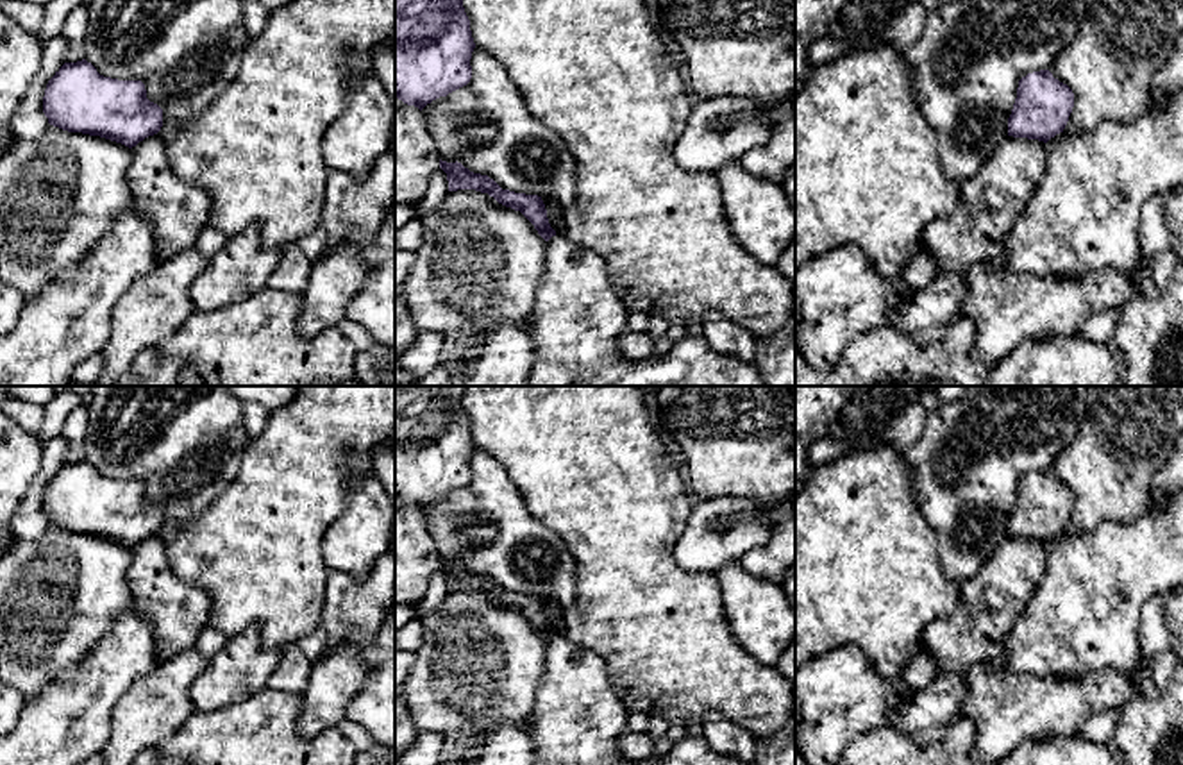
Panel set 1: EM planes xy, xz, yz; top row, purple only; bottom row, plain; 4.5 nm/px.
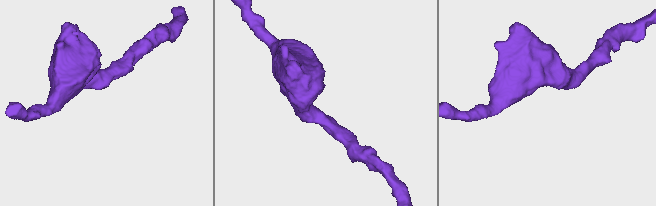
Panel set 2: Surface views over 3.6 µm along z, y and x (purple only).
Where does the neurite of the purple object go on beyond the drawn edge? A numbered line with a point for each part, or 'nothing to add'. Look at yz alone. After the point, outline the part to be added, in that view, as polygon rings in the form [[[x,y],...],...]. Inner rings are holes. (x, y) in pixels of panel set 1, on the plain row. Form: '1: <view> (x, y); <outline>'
nothing to add

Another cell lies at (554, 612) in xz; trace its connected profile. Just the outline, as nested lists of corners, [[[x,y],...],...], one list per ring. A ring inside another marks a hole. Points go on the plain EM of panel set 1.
[[[541,595],[541,601],[545,604],[547,618],[549,618],[550,627],[556,631],[556,635],[563,635],[563,629],[565,629],[563,615],[565,615],[565,609],[550,595]]]

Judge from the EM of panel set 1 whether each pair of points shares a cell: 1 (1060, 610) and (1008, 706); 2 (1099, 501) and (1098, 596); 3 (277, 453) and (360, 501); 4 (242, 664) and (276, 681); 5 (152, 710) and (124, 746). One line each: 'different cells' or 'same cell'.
1: different cells
2: different cells
3: different cells
4: different cells
5: same cell

